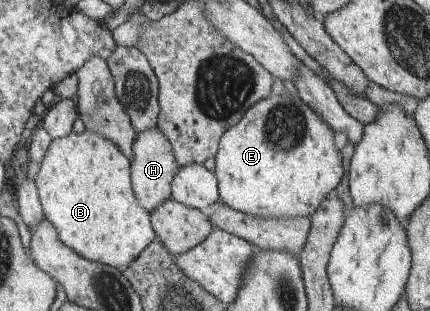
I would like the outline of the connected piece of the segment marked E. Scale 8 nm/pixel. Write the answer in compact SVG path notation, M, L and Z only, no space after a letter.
M287 92L261 100L226 131L215 165L221 199L237 211L262 218L311 217L345 177L343 153L335 145L335 130L300 95Z

